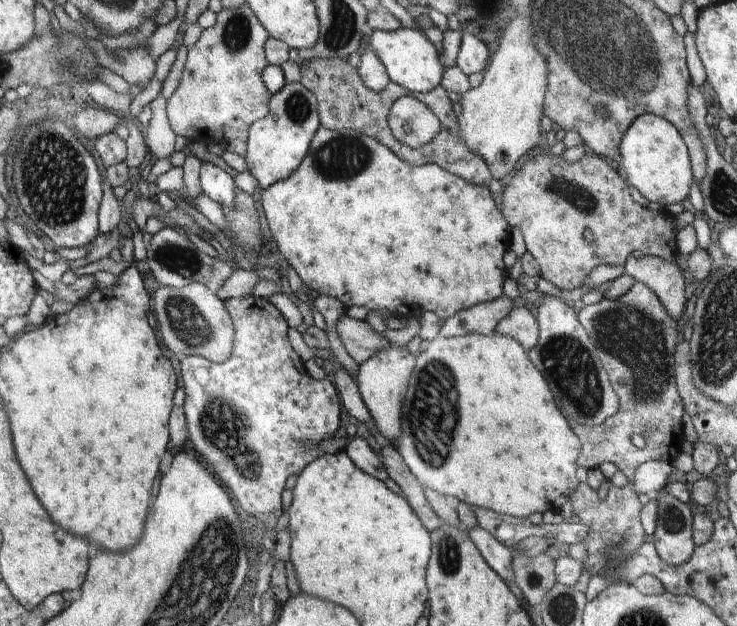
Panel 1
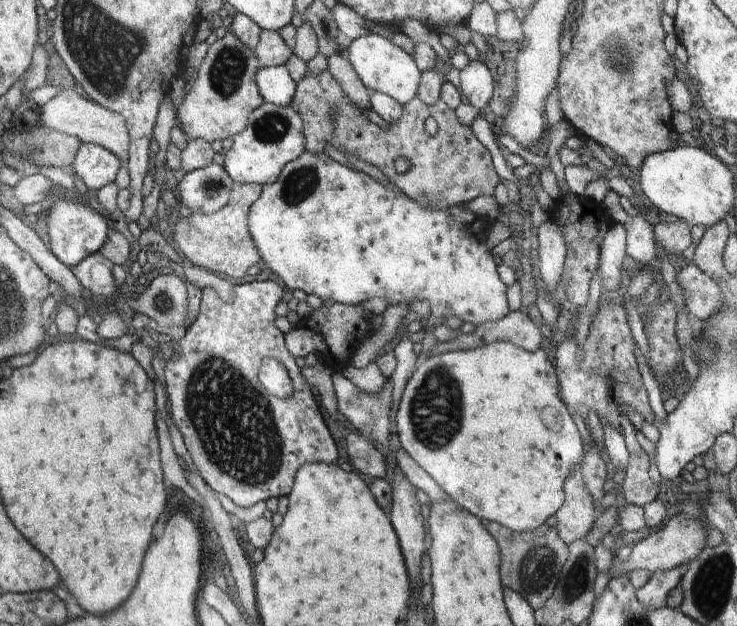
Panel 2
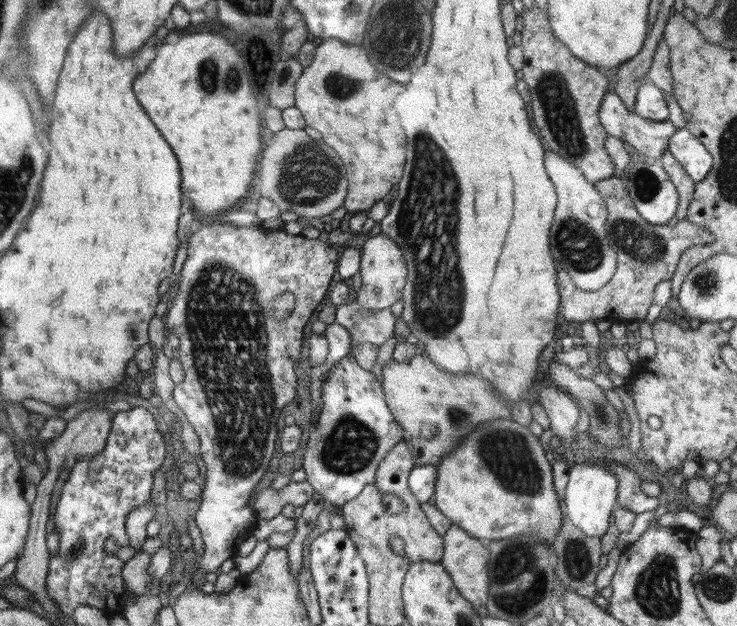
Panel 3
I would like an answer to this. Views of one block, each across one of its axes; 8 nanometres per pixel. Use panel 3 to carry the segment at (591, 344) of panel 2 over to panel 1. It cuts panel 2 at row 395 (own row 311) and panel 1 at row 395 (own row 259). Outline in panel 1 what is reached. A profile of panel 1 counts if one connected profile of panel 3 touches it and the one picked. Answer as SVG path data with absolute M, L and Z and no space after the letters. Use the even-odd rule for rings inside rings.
M635 283L632 286L632 289L624 294L621 298L617 300L609 300L602 299L598 304L592 306L584 306L580 312L578 312L578 321L582 324L582 327L585 329L586 334L590 338L590 341L597 347L598 357L601 360L601 364L603 365L604 371L610 380L610 385L612 389L615 391L617 398L619 399L619 410L612 416L608 418L603 424L600 426L596 426L595 428L589 427L580 427L577 423L574 423L571 419L567 418L567 422L571 426L571 430L576 434L578 441L581 443L580 446L580 455L577 459L577 466L584 467L588 469L588 471L593 469L599 469L599 467L603 463L611 463L617 467L617 470L622 471L624 476L626 476L627 483L631 483L635 476L635 471L640 464L649 462L649 461L668 461L672 462L675 460L675 457L682 451L682 445L685 442L685 432L683 430L682 417L685 414L685 409L677 392L675 386L675 365L674 365L674 354L675 347L677 346L677 322L672 319L668 313L665 312L663 305L657 300L657 297L652 293L652 290L649 290L644 284ZM640 434L645 441L644 448L640 449L634 446L631 442L632 436Z

